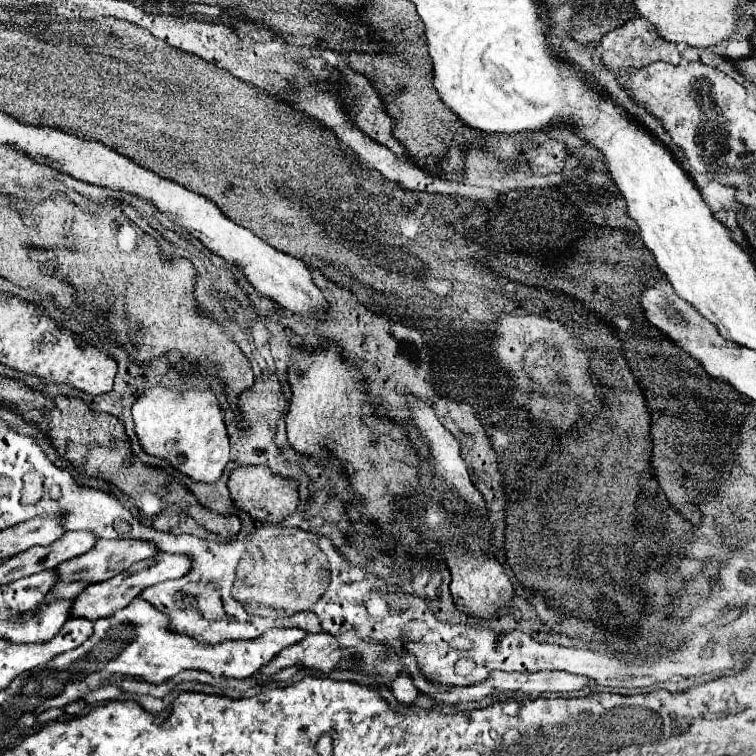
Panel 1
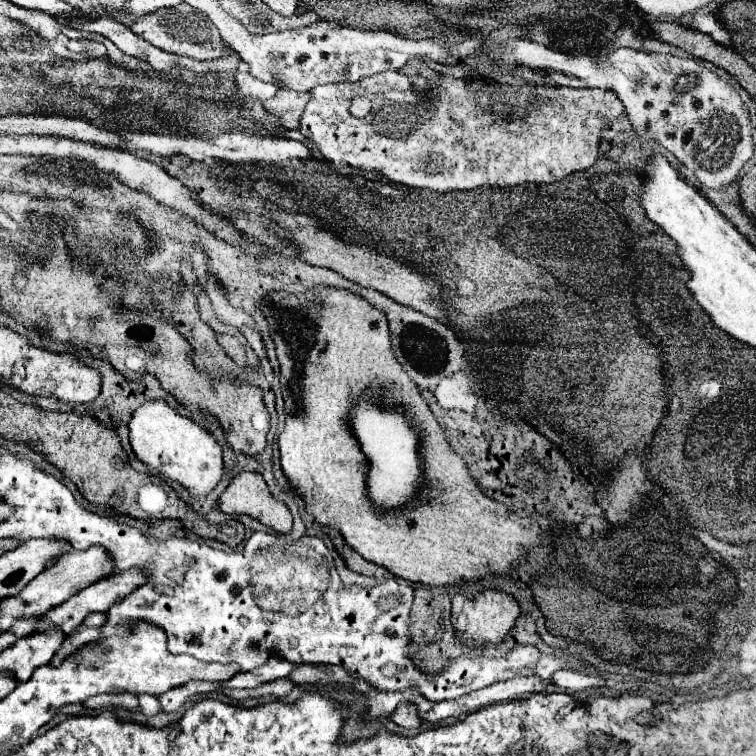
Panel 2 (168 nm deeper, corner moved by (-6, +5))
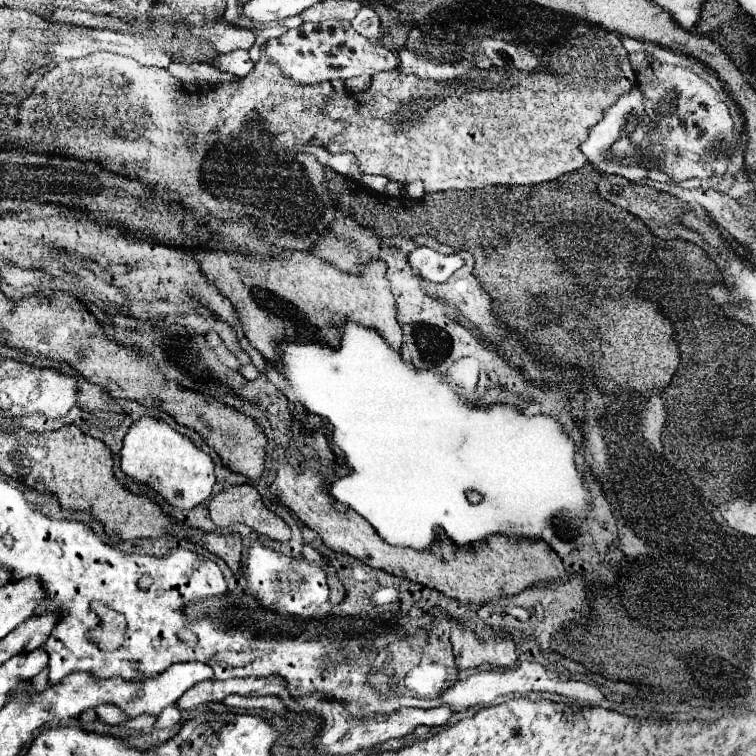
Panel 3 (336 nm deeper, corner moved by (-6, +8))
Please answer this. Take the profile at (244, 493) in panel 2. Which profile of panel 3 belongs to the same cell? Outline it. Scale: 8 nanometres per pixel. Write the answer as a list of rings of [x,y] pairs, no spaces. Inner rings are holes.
[[[234,484],[234,486],[228,486],[226,490],[218,492],[216,496],[212,496],[212,500],[208,504],[208,510],[210,510],[210,518],[214,520],[216,526],[224,528],[224,526],[230,526],[234,522],[244,522],[252,530],[256,530],[258,534],[264,534],[264,536],[268,536],[272,540],[278,540],[278,542],[290,540],[290,528],[288,528],[288,524],[278,514],[274,514],[272,510],[268,510],[264,506],[262,496],[250,484]]]

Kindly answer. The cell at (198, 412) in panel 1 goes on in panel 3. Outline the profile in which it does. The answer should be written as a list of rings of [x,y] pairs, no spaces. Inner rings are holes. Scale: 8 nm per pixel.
[[[138,418],[126,432],[124,436],[124,448],[122,448],[122,470],[132,476],[134,480],[138,482],[146,482],[150,484],[156,492],[164,494],[166,500],[178,508],[194,508],[198,506],[200,502],[204,502],[210,494],[212,494],[212,488],[216,484],[216,476],[214,476],[214,462],[212,458],[202,450],[198,448],[188,436],[176,432],[168,422],[164,420],[158,420],[158,418]]]

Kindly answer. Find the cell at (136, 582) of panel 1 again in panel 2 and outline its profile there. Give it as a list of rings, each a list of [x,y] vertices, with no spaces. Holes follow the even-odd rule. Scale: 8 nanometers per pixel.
[[[130,569],[128,573],[122,573],[122,575],[116,575],[116,577],[106,577],[106,579],[100,579],[98,583],[92,583],[90,587],[82,589],[80,593],[72,595],[68,601],[64,601],[62,605],[58,605],[56,609],[50,609],[34,627],[32,633],[44,633],[46,629],[50,627],[58,627],[64,635],[70,635],[82,621],[86,615],[94,613],[94,611],[108,611],[110,605],[114,605],[116,601],[120,601],[120,597],[126,597],[132,589],[136,589],[136,585],[142,585],[144,583],[144,573],[140,573],[140,569]]]

